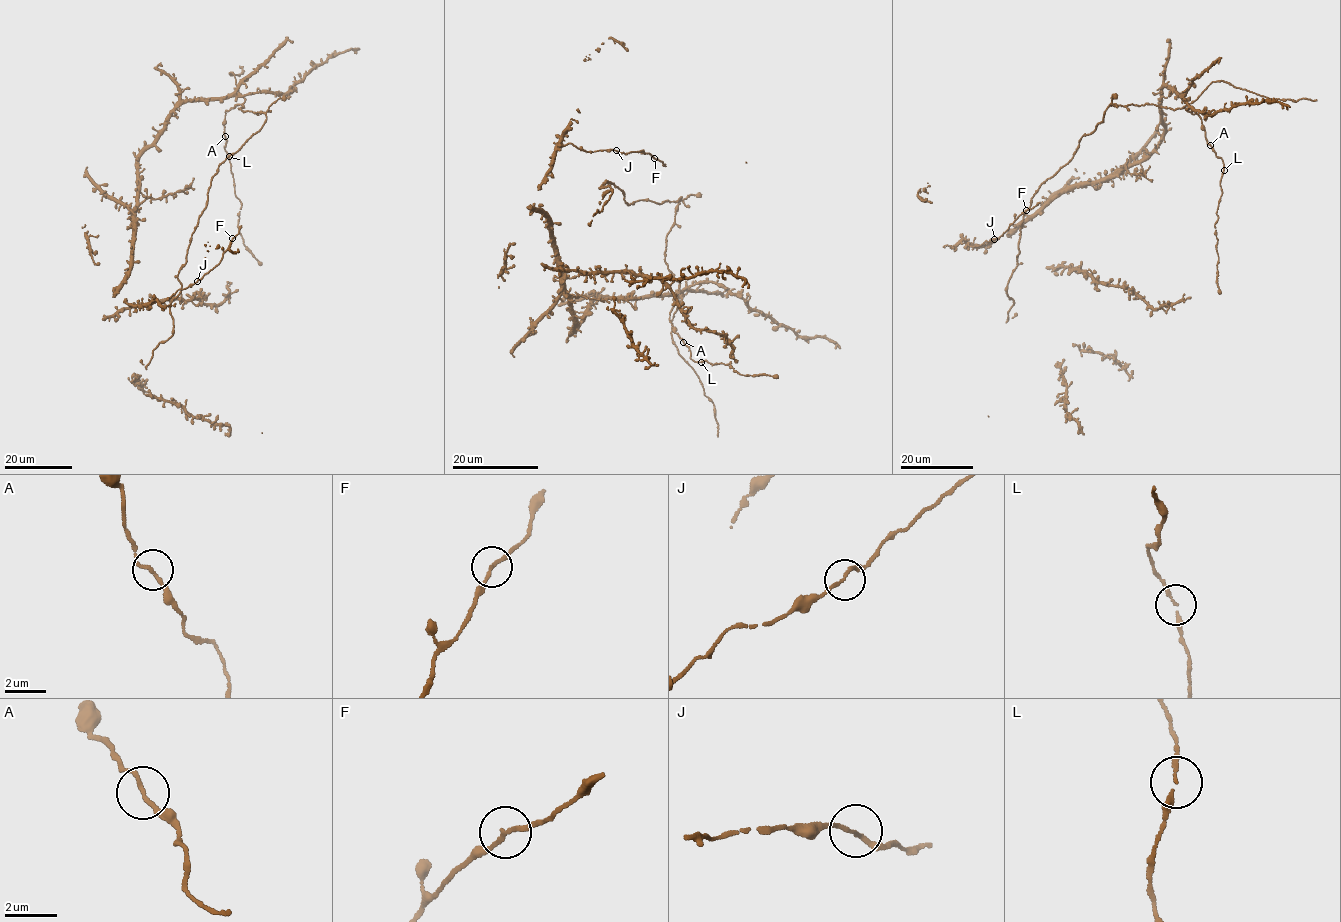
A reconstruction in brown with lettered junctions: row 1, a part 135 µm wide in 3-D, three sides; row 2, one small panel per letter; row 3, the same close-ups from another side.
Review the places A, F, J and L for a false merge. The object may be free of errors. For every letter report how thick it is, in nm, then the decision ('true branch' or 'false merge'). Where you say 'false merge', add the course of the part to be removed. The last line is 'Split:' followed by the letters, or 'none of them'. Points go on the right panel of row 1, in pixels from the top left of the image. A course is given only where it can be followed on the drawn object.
A: calibre 160 nm; true branch
F: calibre 160 nm; true branch
J: calibre 150 nm; true branch
L: calibre 160 nm; true branch
Split: none of them

